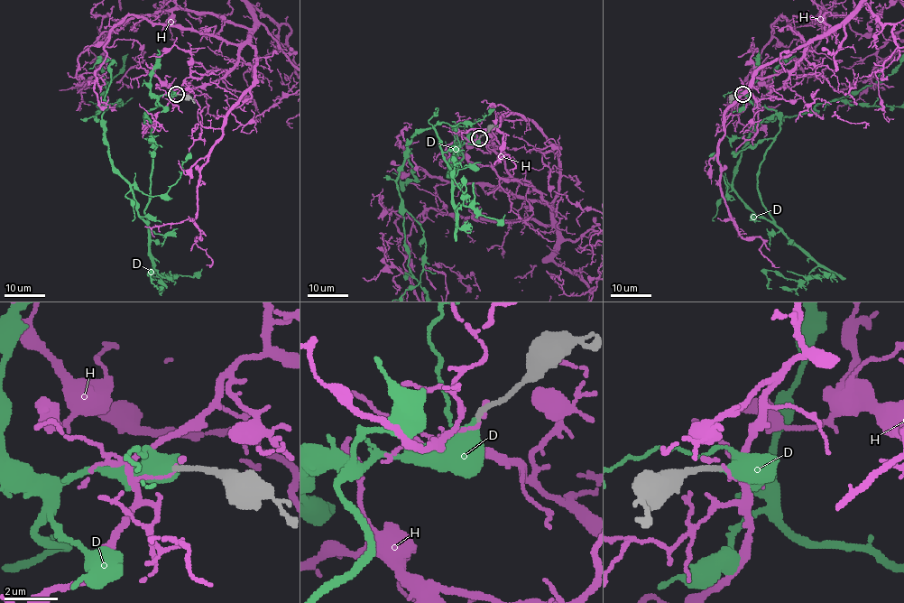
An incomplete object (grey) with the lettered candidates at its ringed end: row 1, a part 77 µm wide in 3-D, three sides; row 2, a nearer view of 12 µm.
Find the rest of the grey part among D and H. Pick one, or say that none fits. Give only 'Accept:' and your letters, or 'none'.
Accept: D

